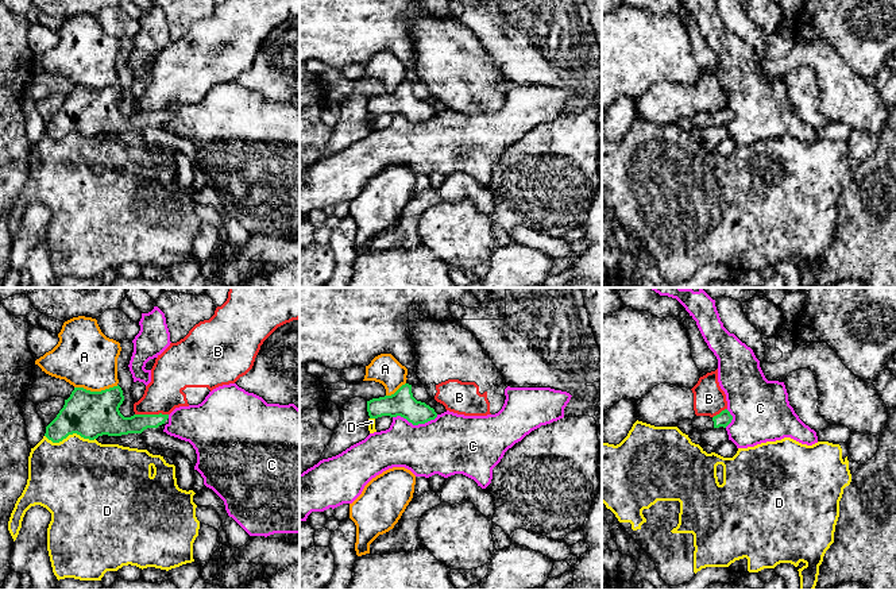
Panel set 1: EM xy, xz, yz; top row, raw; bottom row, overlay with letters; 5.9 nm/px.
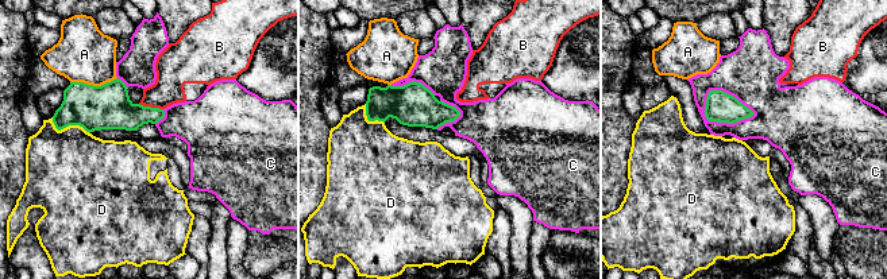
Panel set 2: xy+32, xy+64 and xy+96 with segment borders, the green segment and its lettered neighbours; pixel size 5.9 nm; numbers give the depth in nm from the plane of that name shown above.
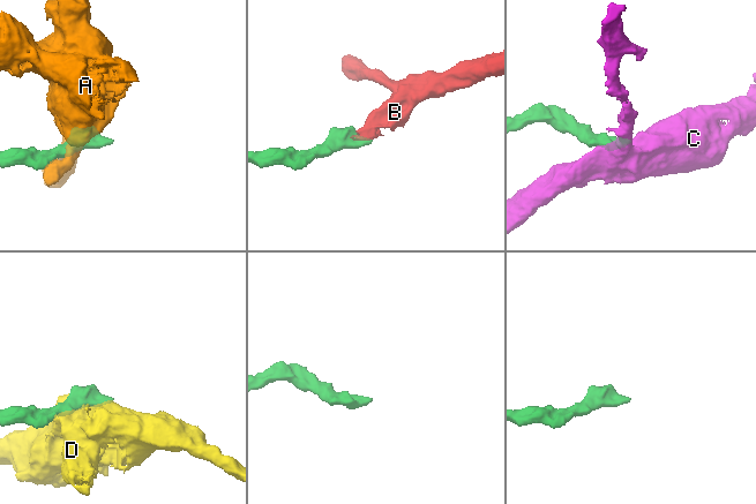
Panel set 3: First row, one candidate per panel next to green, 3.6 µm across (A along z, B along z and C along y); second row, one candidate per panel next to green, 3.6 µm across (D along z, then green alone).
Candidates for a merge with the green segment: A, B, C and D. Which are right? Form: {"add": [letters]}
{"add": []}

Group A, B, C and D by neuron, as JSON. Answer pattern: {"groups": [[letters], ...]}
{"groups": [["A"], ["B"], ["C"], ["D"]]}

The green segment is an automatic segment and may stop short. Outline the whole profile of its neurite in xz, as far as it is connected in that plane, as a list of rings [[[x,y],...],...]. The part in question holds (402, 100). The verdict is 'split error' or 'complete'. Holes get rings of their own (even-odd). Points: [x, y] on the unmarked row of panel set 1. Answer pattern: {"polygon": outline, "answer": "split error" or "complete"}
{"polygon": [[[402,82],[394,92],[367,99],[370,116],[382,113],[406,116],[413,123],[425,122],[437,115],[433,105],[425,100],[417,99],[412,90],[412,82]]], "answer": "complete"}

